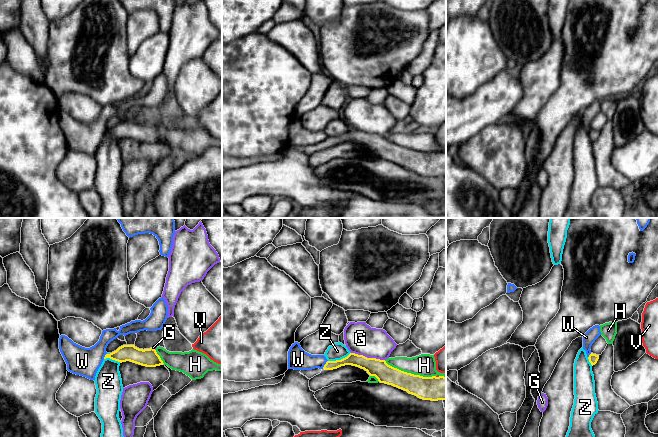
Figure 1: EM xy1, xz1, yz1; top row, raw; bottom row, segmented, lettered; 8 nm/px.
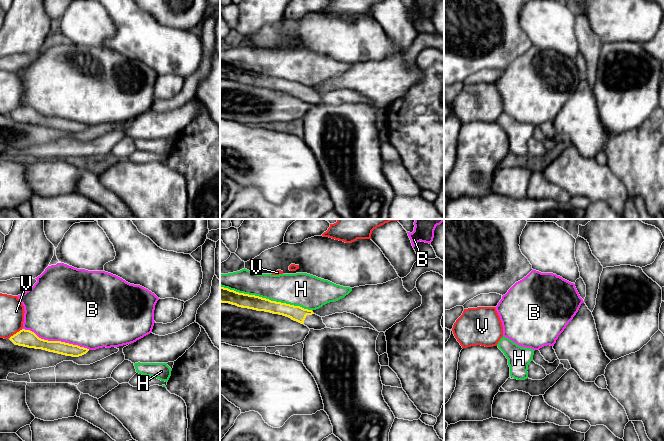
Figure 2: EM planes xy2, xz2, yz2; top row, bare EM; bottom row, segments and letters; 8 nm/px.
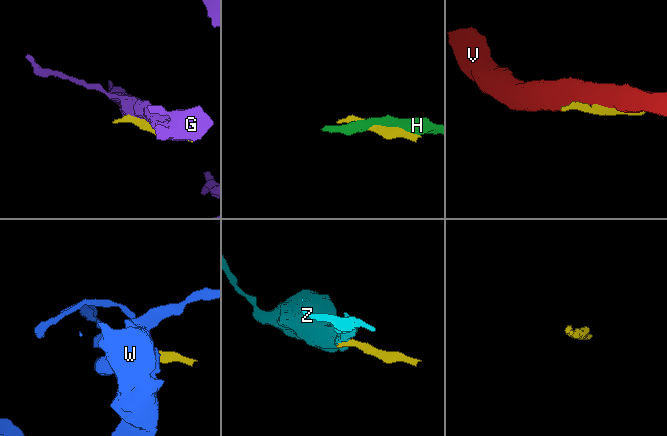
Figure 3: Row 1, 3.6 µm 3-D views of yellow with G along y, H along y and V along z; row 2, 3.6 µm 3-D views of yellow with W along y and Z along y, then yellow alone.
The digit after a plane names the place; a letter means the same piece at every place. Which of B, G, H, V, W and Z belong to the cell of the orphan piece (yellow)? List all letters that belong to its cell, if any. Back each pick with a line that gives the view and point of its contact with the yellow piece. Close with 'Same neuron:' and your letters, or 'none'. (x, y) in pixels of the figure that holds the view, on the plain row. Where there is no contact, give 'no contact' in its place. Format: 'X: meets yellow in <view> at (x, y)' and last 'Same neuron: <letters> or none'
Same neuron: none

